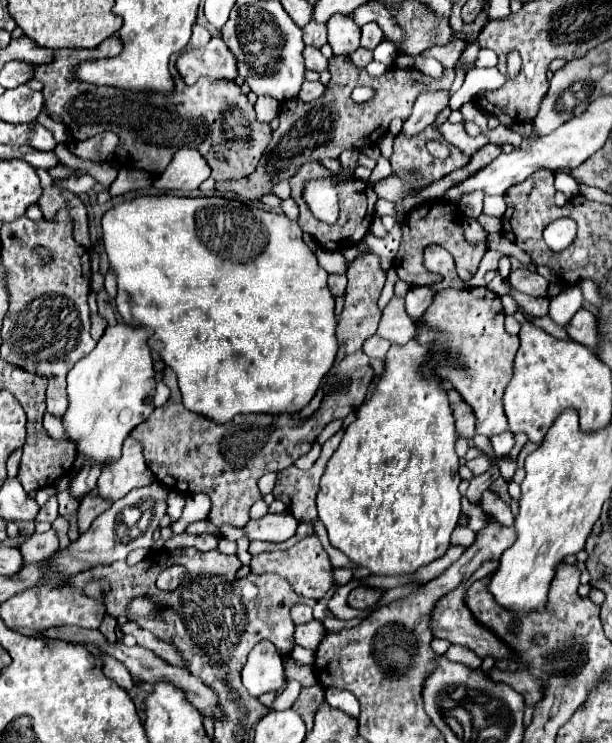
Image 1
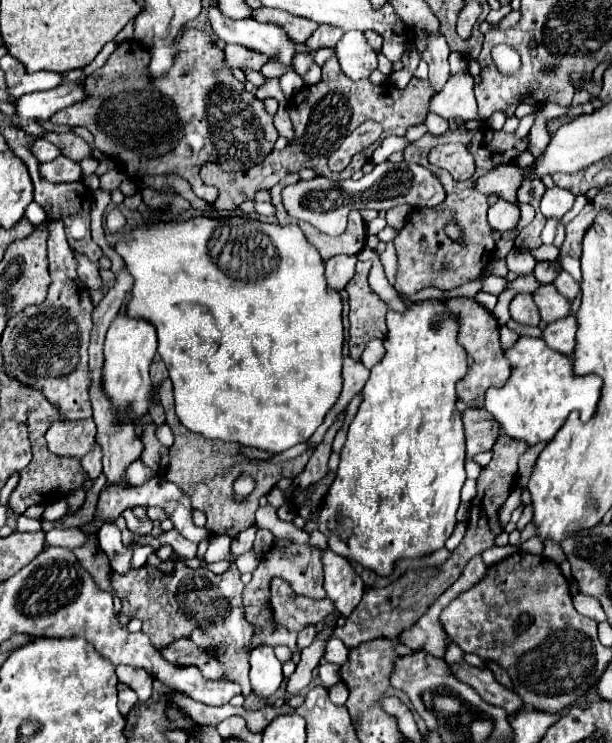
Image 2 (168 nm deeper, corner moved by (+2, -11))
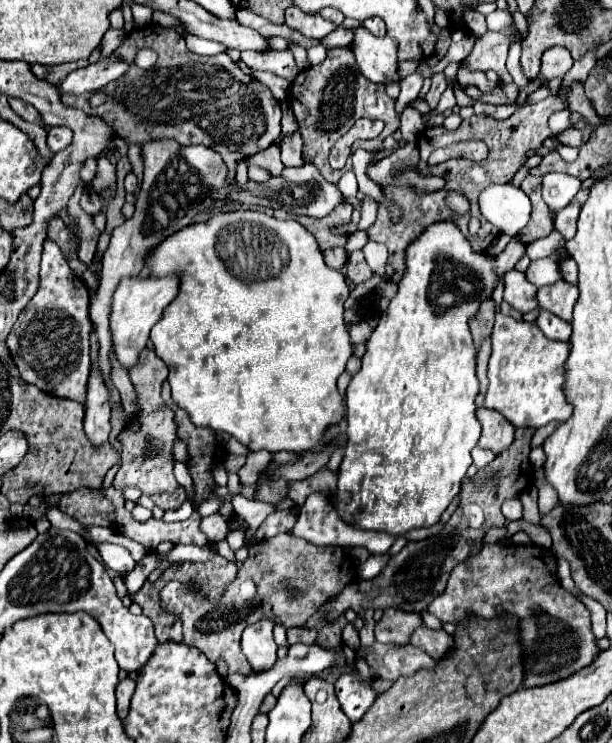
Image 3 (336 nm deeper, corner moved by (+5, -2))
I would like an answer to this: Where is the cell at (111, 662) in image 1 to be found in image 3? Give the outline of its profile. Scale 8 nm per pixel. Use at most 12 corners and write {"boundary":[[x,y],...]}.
{"boundary":[[127,679],[117,685],[117,713],[127,717],[135,681]]}

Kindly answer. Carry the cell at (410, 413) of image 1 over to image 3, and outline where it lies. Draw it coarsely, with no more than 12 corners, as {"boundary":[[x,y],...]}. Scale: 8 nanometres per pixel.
{"boundary":[[453,221],[347,387],[335,509],[431,527],[477,445],[469,321],[525,255]]}

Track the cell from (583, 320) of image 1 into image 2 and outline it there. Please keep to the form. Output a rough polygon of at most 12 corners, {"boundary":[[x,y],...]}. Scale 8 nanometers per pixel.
{"boundary":[[572,314],[546,326],[544,340],[572,356],[578,320]]}

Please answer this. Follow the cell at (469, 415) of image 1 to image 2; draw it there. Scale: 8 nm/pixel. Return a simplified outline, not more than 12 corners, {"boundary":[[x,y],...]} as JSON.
{"boundary":[[486,410],[462,412],[466,456],[492,450],[498,424]]}

